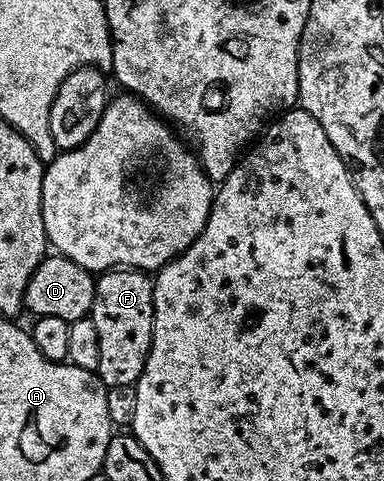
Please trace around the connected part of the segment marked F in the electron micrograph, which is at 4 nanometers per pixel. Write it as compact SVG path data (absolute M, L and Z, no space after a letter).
M108 269L94 282L94 302L88 314L98 336L98 365L96 372L102 384L111 390L133 386L144 371L154 334L154 283L149 272L141 269Z

